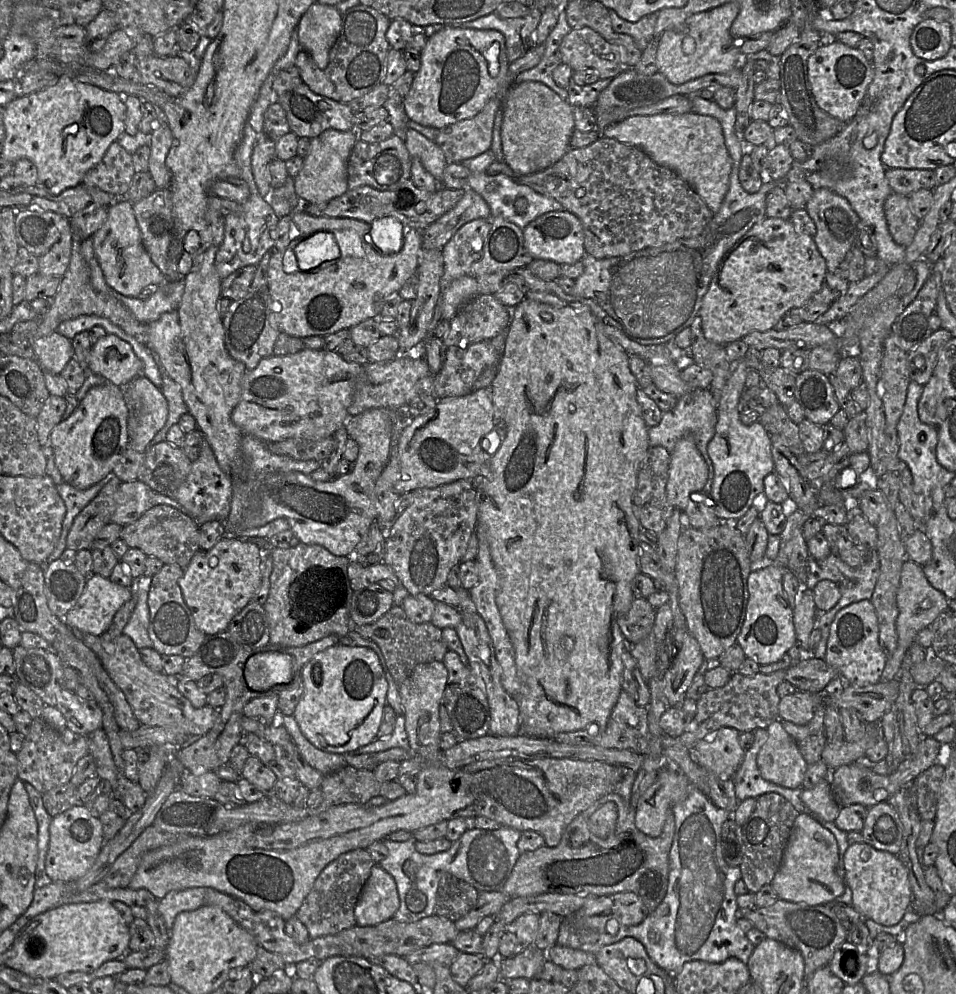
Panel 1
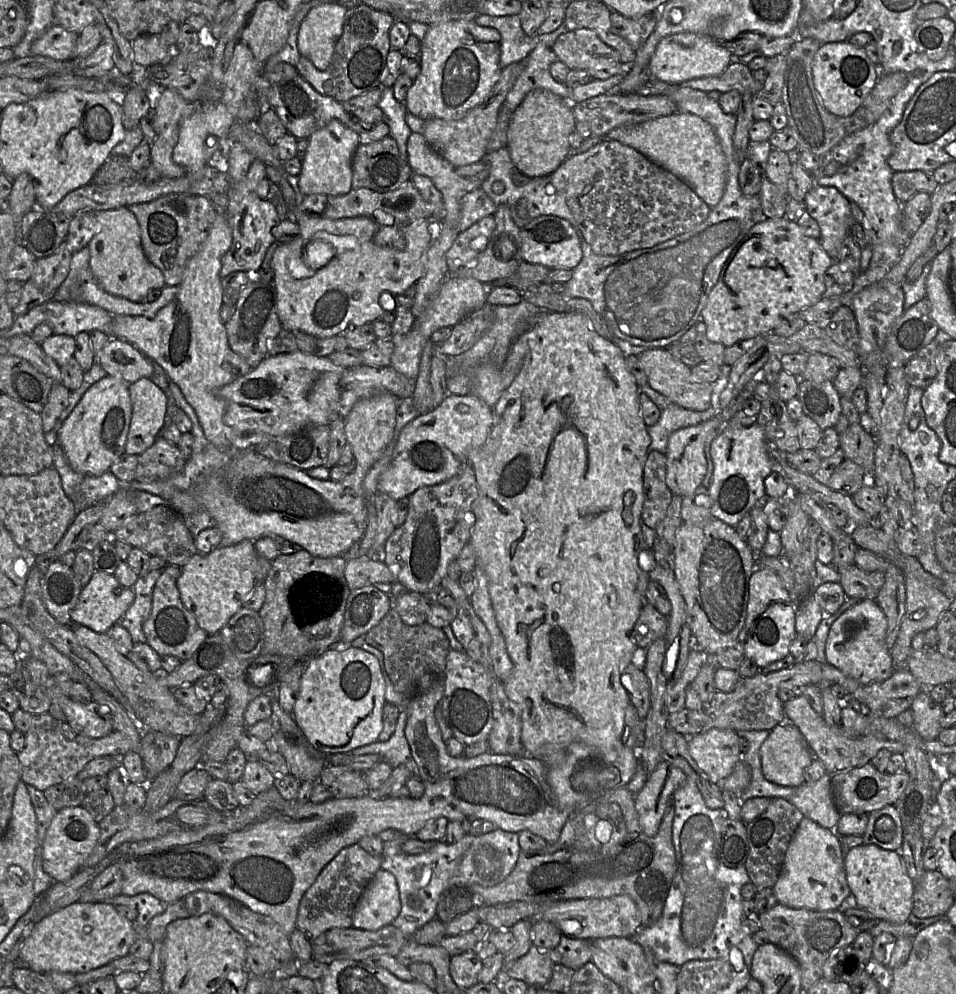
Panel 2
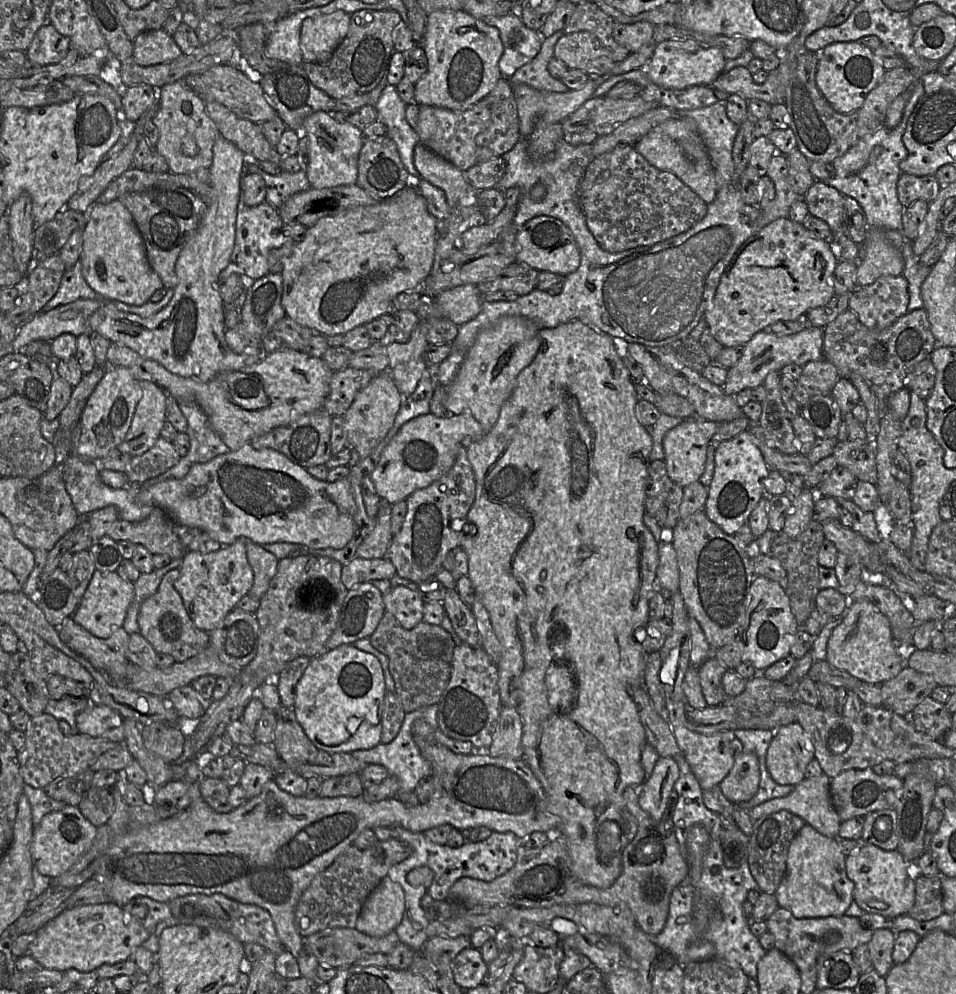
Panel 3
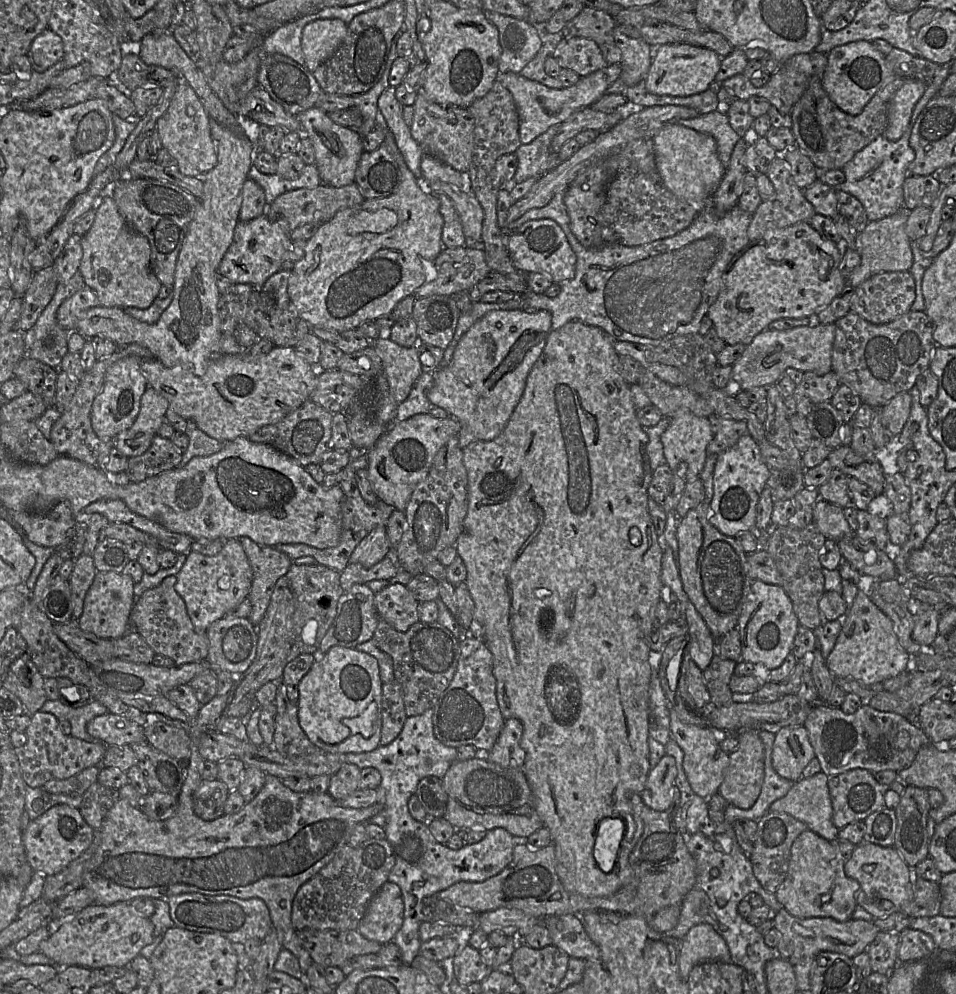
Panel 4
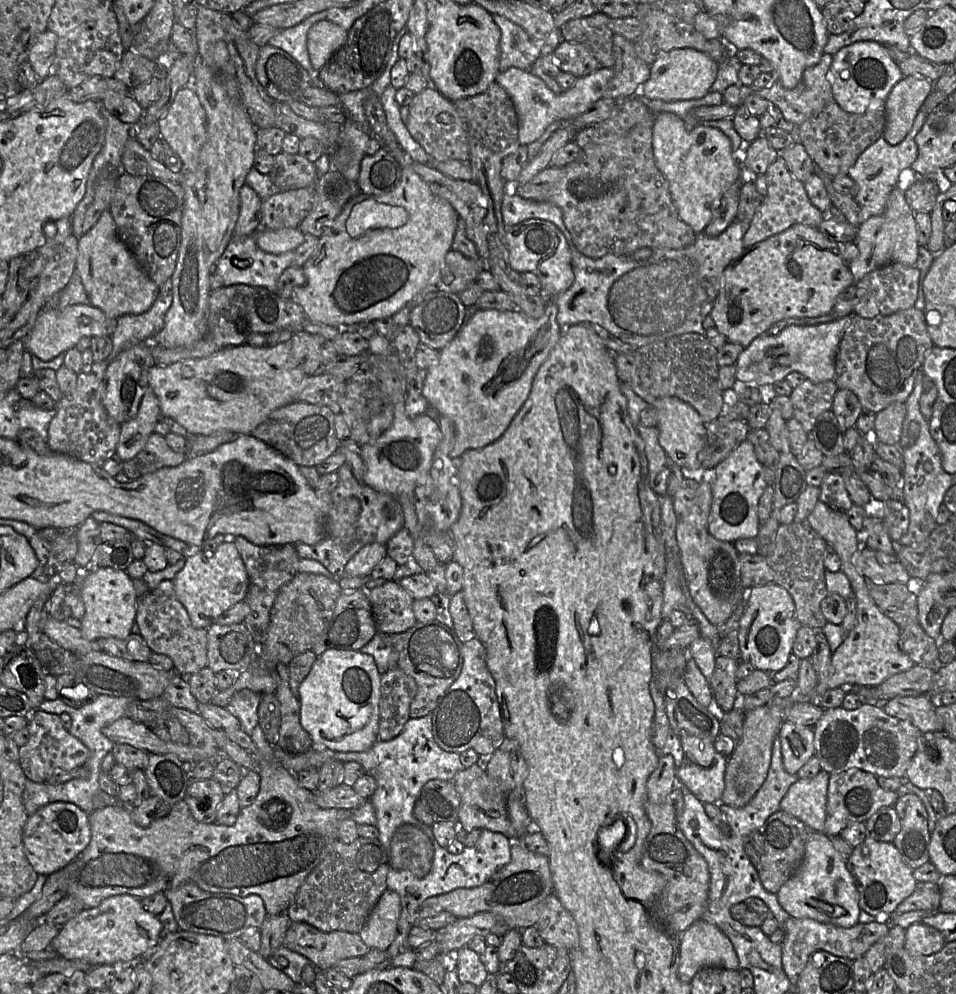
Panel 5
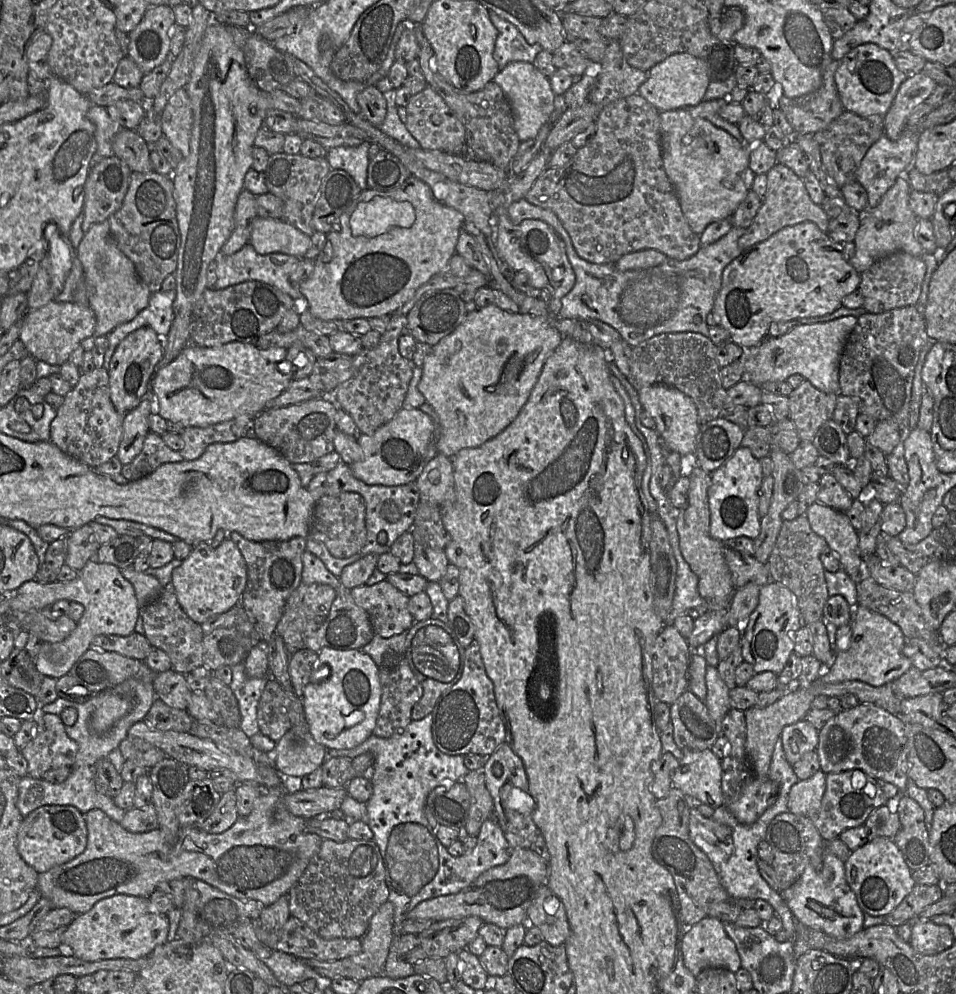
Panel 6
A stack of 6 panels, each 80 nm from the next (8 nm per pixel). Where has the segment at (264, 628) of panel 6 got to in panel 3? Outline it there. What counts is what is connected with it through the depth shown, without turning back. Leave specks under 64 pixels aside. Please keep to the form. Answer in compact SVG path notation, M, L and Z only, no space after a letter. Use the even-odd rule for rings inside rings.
M245 540L248 562L253 570L254 582L249 591L251 597L259 600L268 590L271 579L275 576L279 560L262 545Z

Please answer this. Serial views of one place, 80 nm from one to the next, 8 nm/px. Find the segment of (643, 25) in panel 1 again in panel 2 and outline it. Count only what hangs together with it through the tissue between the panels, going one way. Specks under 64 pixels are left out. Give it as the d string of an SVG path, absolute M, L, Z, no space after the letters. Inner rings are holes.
M617 11L611 13L611 30L627 40L637 51L654 31L659 20L659 11L646 13L637 18L628 18Z

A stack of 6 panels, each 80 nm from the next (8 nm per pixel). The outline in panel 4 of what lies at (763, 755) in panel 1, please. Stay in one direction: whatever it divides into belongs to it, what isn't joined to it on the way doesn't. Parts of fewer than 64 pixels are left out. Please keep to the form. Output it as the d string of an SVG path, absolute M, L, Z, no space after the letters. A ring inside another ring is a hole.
M787 726L775 735L772 748L772 766L775 772L790 781L802 778L803 769L815 758L806 728Z

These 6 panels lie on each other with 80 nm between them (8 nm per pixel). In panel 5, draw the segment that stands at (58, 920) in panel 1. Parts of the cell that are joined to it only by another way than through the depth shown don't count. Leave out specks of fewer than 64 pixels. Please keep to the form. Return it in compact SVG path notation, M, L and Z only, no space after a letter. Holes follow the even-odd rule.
M121 894L104 899L96 907L83 909L78 915L63 924L58 935L52 940L50 948L55 950L58 956L85 962L91 966L124 966L134 964L149 948L157 945L161 930L162 923L158 916L147 912L142 907L139 898Z

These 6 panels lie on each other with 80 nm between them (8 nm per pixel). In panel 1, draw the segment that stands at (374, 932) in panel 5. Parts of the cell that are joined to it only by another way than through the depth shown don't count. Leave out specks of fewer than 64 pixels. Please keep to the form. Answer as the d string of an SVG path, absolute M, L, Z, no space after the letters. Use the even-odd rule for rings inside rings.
M375 865L354 910L356 925L374 926L389 920L394 917L399 904L394 878L379 865Z

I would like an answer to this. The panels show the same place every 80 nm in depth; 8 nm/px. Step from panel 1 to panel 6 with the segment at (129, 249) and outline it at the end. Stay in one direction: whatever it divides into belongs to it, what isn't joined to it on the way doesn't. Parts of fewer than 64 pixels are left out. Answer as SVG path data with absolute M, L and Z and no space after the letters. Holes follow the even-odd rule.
M108 219L94 224L84 234L76 257L82 264L89 305L96 317L93 337L107 336L117 326L130 322L147 308L152 293L139 278L133 262L118 248Z

